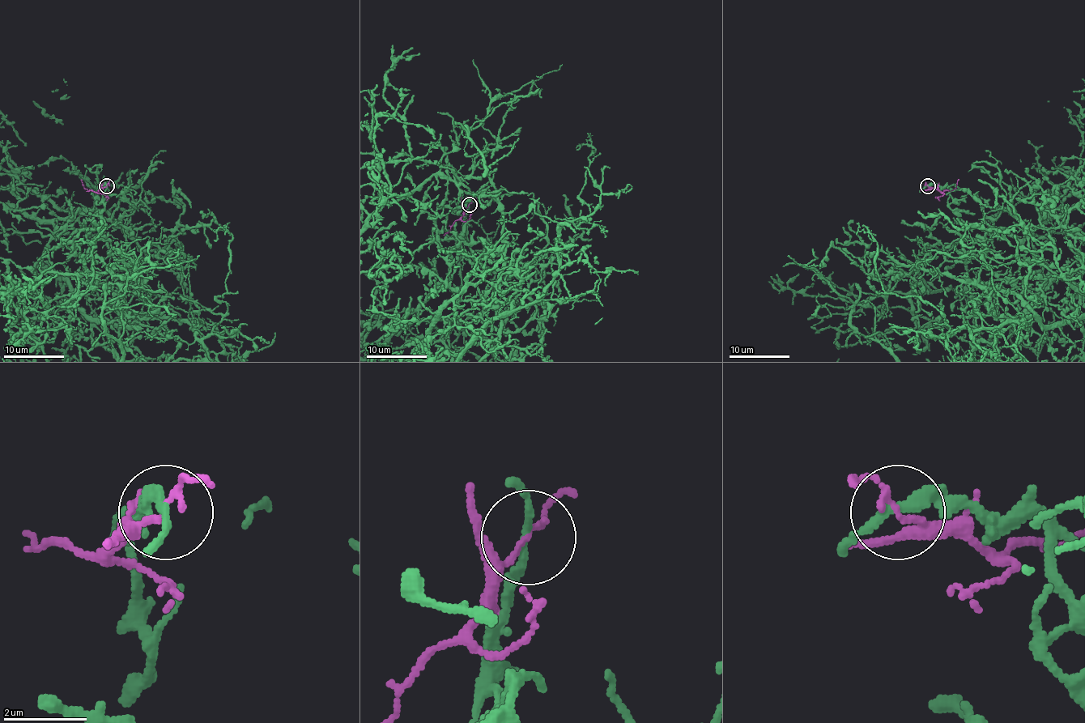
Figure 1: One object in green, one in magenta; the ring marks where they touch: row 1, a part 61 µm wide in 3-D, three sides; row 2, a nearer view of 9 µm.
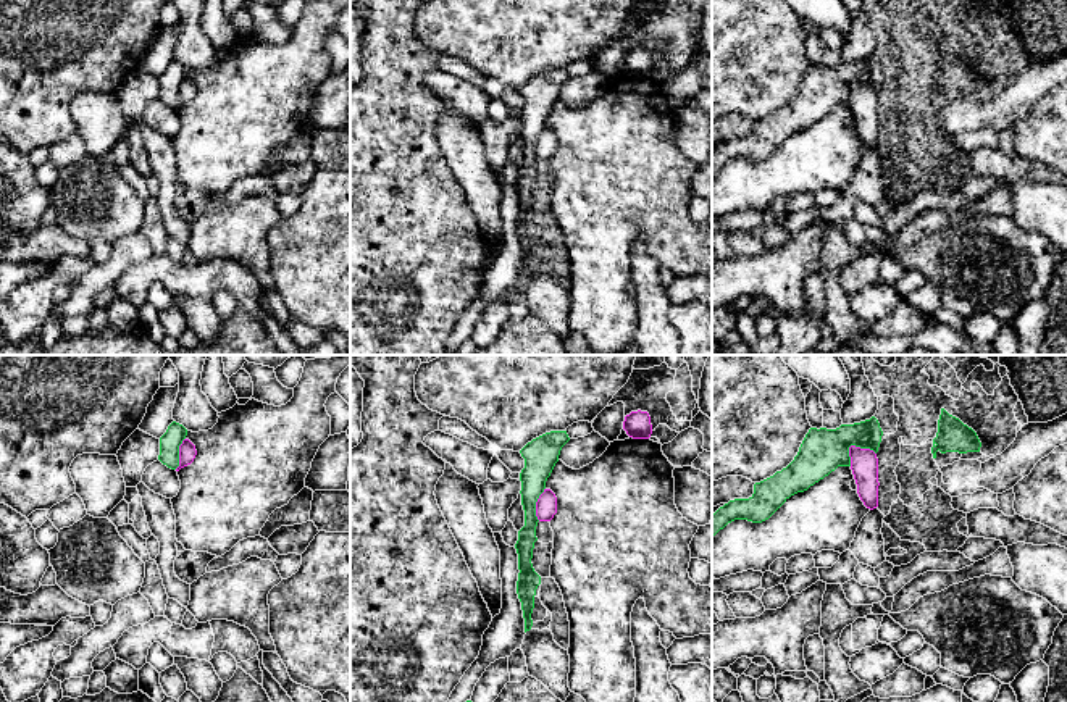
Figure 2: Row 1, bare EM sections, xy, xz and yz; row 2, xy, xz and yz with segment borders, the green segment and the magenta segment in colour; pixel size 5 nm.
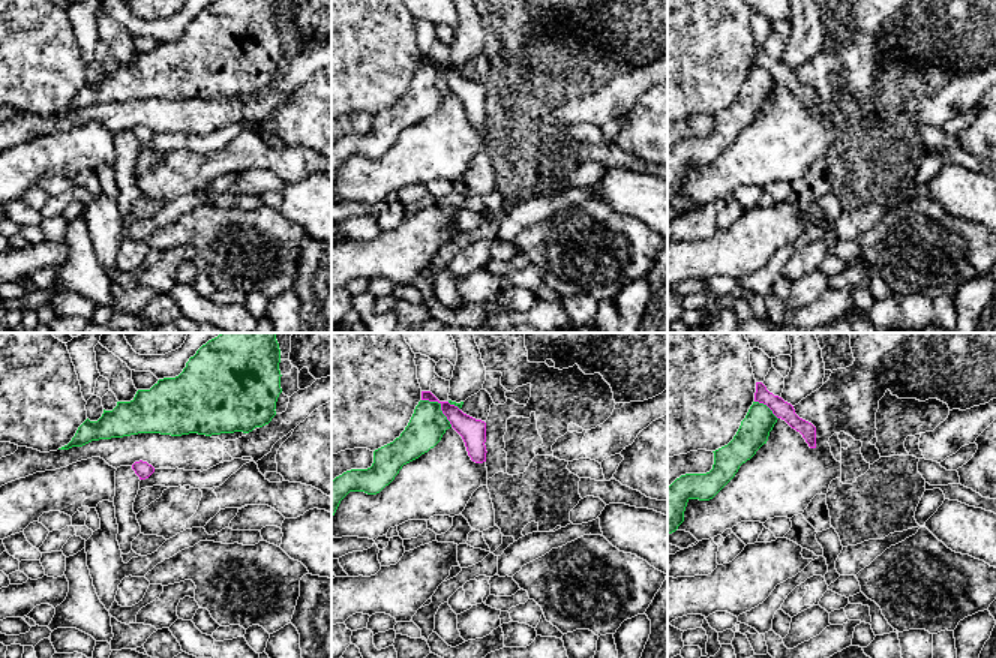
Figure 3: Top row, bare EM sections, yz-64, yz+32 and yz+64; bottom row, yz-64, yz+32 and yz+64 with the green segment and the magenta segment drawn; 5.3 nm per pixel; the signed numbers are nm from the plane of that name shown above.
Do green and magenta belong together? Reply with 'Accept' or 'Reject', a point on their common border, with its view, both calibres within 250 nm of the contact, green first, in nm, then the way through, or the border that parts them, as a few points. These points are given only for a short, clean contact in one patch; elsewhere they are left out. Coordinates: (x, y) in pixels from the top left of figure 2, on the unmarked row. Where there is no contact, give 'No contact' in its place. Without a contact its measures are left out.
Reject. Touches green at yz (862, 86). Thickness 220 nm (green) against 140 nm. Boundary: yz (848, 86), (869, 86), (875, 92)

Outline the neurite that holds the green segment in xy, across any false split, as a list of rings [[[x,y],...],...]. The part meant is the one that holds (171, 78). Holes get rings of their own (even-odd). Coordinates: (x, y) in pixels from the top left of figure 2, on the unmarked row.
[[[173,60],[166,71],[160,76],[160,94],[158,98],[171,108],[179,105],[179,84],[187,74],[187,68]]]

